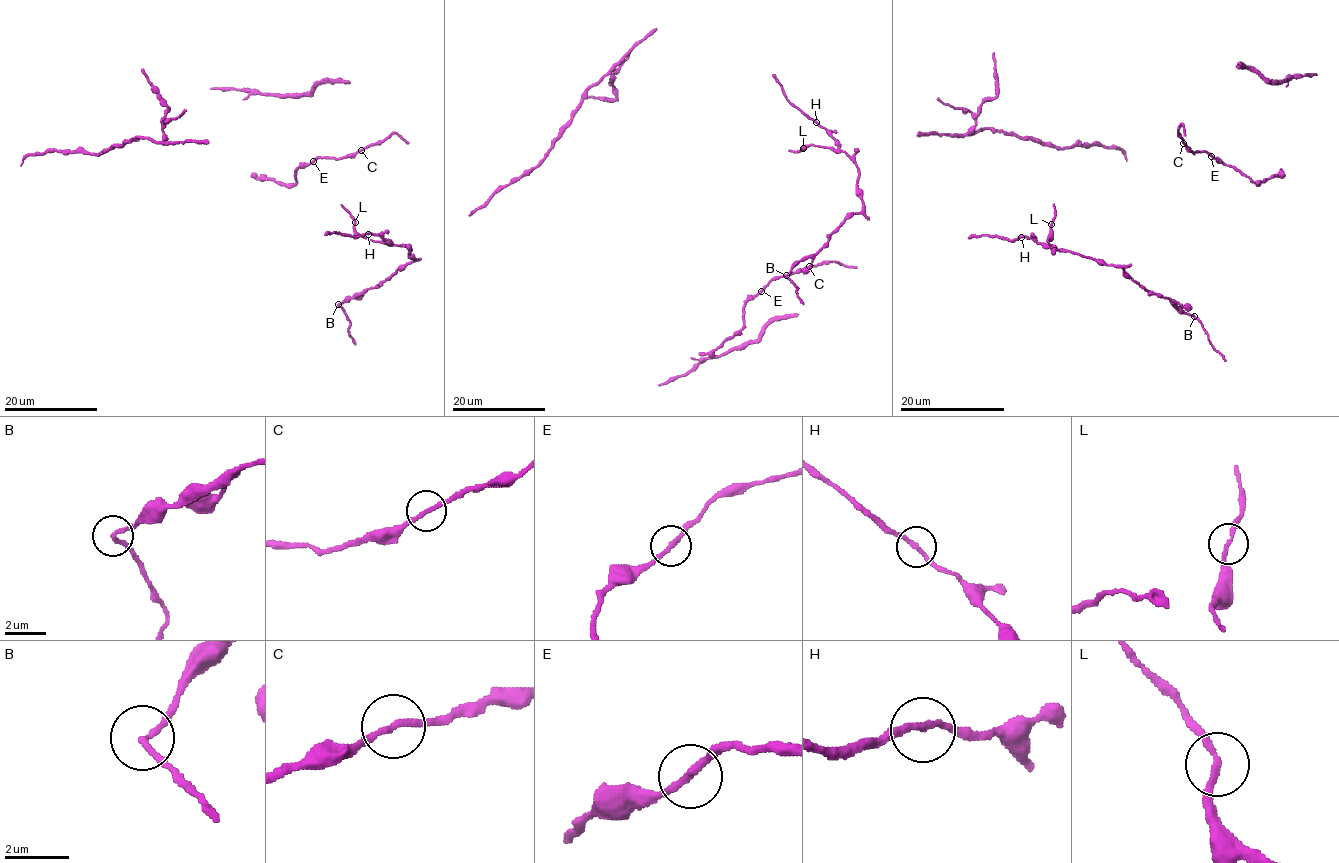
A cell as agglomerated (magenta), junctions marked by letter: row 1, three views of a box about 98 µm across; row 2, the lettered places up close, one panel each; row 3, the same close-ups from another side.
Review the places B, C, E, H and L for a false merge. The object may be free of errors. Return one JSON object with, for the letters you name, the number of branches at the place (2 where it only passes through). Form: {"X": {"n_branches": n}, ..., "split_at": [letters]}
{"B": {"n_branches": 2}, "split_at": ["B"]}

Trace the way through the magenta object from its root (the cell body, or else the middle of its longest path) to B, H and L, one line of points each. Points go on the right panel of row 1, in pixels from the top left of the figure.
B: (1093, 259), (1119, 266), (1150, 292), (1169, 298), (1177, 307), (1194, 317)
H: (1093, 259), (1044, 247), (1031, 238), (1021, 237)
L: (1093, 259), (1055, 250), (1048, 242), (1051, 224)

